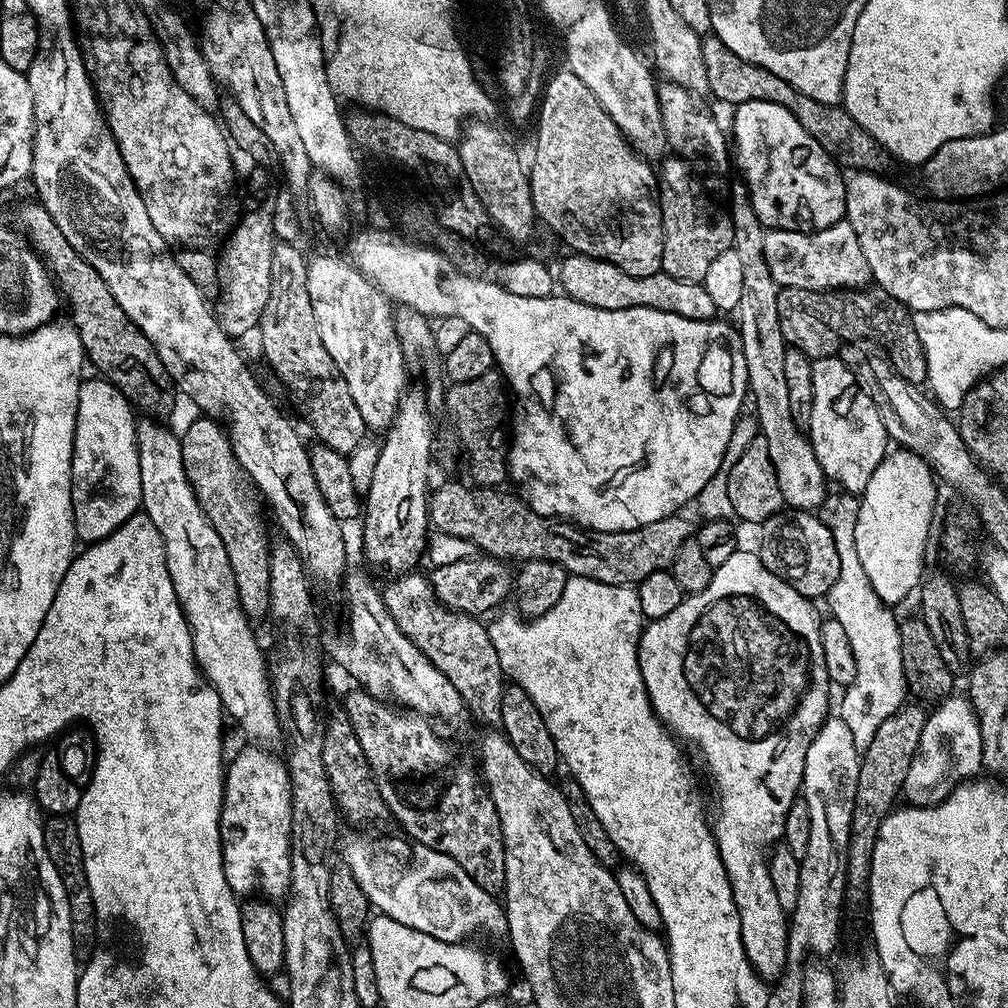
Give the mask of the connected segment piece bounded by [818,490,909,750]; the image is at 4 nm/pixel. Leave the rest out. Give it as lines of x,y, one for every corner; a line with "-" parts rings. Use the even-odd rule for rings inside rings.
832,490
827,493
824,503
818,509
818,515
830,534
834,534
834,546
838,546
838,578
826,594
831,619
842,622
846,638
850,638
850,648
854,650
856,677
850,687
843,689
838,715
844,719
854,738
854,746
861,750
874,742
878,726
897,712
909,695
908,683
902,666
900,649
900,625
897,617
892,617
893,609
885,606
874,594
866,570
858,560
858,546
854,546
854,526
858,518
860,501
853,493

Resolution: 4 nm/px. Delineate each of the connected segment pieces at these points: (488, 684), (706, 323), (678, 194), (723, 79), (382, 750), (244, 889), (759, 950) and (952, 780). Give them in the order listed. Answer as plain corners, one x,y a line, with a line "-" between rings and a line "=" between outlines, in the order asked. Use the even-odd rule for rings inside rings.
413,570
389,579
392,581
382,588
384,605
398,626
417,644
418,650
450,680
468,708
484,720
499,721
506,677
485,621
448,607
437,596
431,579
418,573
=
464,274
460,280
460,309
458,315
464,320
467,327
471,331
482,334
486,338
486,342
490,342
490,350
494,350
494,358
496,359
495,367
501,376
504,377
507,387
510,389
511,395
514,397
514,412
516,408
516,421
510,424
510,447
506,452
506,463
508,466
508,476
510,480
516,483
515,491
521,500
529,505
534,511
541,516
557,517
561,520
572,521
573,524
582,528
590,528
594,531
632,531
635,528
646,527
648,524
657,524
667,521
667,516
672,516
687,500
694,501
701,495
703,487
710,482
710,478
722,466
723,455
726,454
727,443
730,442
731,431
734,430
735,422
742,415
744,407
744,398
749,395
748,376
746,357
743,354
742,338
739,331
733,325
727,324
726,321
720,320
724,318
713,318
710,320
691,320
690,318
682,318
678,314
670,314
662,310
654,310
653,308
627,308
626,310
606,310
605,308
595,308
594,306
586,306
582,302
572,300
569,296
563,294
553,294
548,297
530,298
523,297
511,293
510,290
503,287
500,282
487,284
484,280
471,280
471,275
-
584,410
590,410
590,418
584,418
=
672,154
660,166
658,195
664,235
660,271
674,278
703,281
706,270
710,270
714,258
718,258
718,254
722,254
727,248
733,247
734,226
729,213
723,207
720,209
704,193
704,188
700,185
701,177
691,164
=
714,34
705,35
700,41
702,46
702,62
706,64
706,82
708,92
716,95
718,99
725,100
729,106
735,106
742,102
774,102
774,106
786,106
794,118
826,150
837,164
848,170
863,170
877,174
887,173
890,157
887,150
878,143
840,104
823,104
806,94
802,90
794,90
790,82
782,82
778,74
770,74
770,70
762,70
762,66
754,66
754,62
746,62
734,54
=
356,690
348,696
348,701
342,704
343,711
348,713
352,729
356,731
358,742
364,751
364,762
368,765
368,771
372,774
374,787
380,792
380,798
384,805
388,807
389,813
400,824
404,824
403,831
417,844
425,844
434,850
438,850
442,854
446,854
450,858
454,858
454,862
458,862
462,866
462,870
466,870
466,874
470,874
470,878
474,878
474,882
478,882
478,886
482,886
482,890
493,894
503,893
504,879
506,878
506,862
504,861
504,839
502,839
502,830
500,829
500,819
498,818
498,810
492,801
492,795
488,793
487,787
482,783
481,777
478,775
478,768
471,764
462,753
456,752
456,748
452,744
447,744
438,733
432,729
433,721
426,716
422,716
417,712
409,710
401,710
399,707
388,705
387,699
371,696
370,693
363,690
=
264,746
248,747
252,748
242,749
233,760
231,757
227,761
224,774
224,805
220,815
224,873
237,897
259,894
269,901
280,902
292,890
292,780
287,763
272,753
275,751
=
738,550
734,554
730,554
730,558
726,558
726,562
722,562
722,566
712,569
712,577
706,586
706,590
685,595
683,602
674,610
670,610
670,614
666,614
666,618
648,620
645,623
644,631
640,633
640,669
642,670
642,678
652,708
656,711
656,715
659,716
660,723
672,733
673,737
679,738
685,745
687,745
686,743
697,744
700,747
700,756
704,759
705,766
712,771
712,780
716,783
716,796
720,799
720,805
716,808
716,820
714,816
716,845
720,851
720,857
724,863
728,879
732,881
732,898
736,903
736,909
740,911
740,937
744,943
744,953
748,955
749,962
760,974
764,974
767,968
772,968
776,964
775,958
772,957
772,948
787,949
790,939
789,917
782,910
782,906
778,902
778,894
774,894
774,882
768,876
769,848
785,835
784,823
787,820
788,811
791,804
802,792
806,750
813,748
812,739
814,734
818,734
818,730
830,715
828,699
832,696
831,690
833,691
830,687
828,671
826,670
826,658
820,641
821,621
817,619
818,616
815,611
798,612
798,610
804,610
804,608
788,606
788,613
786,613
784,612
784,606
772,606
772,608
769,608
764,600
747,595
748,604
746,604
744,612
700,612
700,600
716,600
716,596
729,594
730,590
738,590
738,582
744,576
738,576
736,572
734,574
730,574
730,572
724,574
724,570
748,570
748,576
754,576
754,584
756,584
756,570
763,564
755,551
744,552
744,550
=
949,694
935,705
933,712
927,713
922,734
918,738
918,747
914,758
910,762
910,770
904,779
902,796
909,805
912,806
931,806
939,804
940,801
948,797
949,792
953,792
958,785
965,783
977,775
976,771
984,768
982,758
982,730
976,717
976,711
972,708
972,701
967,695

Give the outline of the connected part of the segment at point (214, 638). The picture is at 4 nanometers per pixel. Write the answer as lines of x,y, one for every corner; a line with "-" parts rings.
144,418
136,425
136,449
140,463
140,503
143,515
158,526
158,534
162,534
162,542
166,550
166,566
170,570
170,578
174,582
174,594
184,611
188,629
192,632
192,649
196,655
197,669
203,679
220,696
221,705
227,715
236,719
236,724
249,736
249,741
263,742
268,746
276,746
280,740
280,716
276,713
278,701
273,695
272,682
269,679
269,661
256,641
253,621
242,610
238,598
238,586
234,582
234,570
230,570
230,558
226,554
226,546
222,546
222,538
218,538
218,530
206,518
202,506
198,502
192,482
186,478
186,466
182,466
182,446
180,437
174,431
163,428
163,423
152,418

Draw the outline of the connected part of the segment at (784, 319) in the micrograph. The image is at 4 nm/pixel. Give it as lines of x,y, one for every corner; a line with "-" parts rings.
878,286
826,290
781,287
777,304
778,321
786,344
801,348
807,356
835,356
845,342
874,340
883,348
897,375
917,386
927,381
928,367
916,327
912,324
913,313
886,294
886,290

